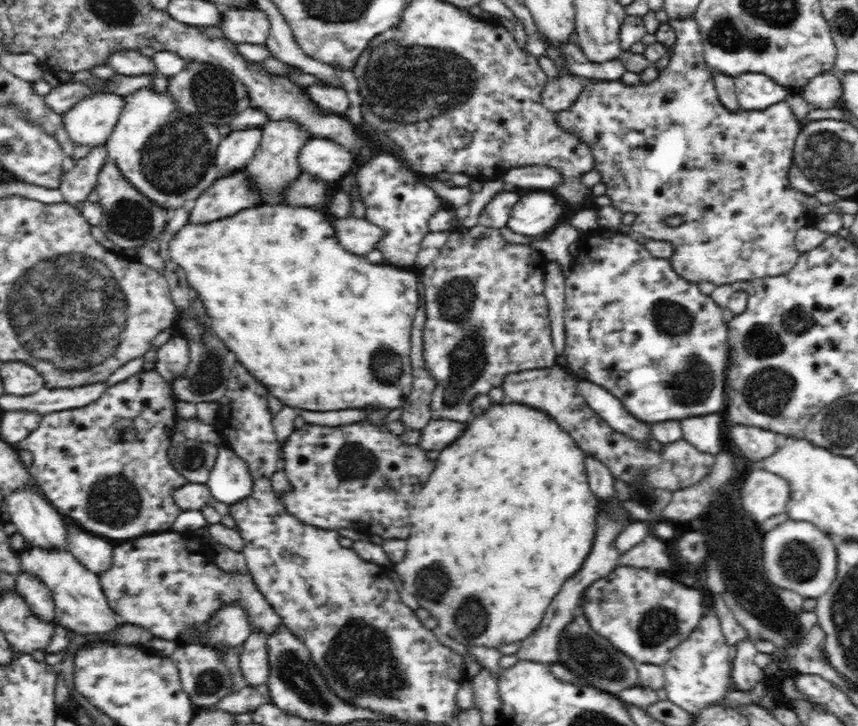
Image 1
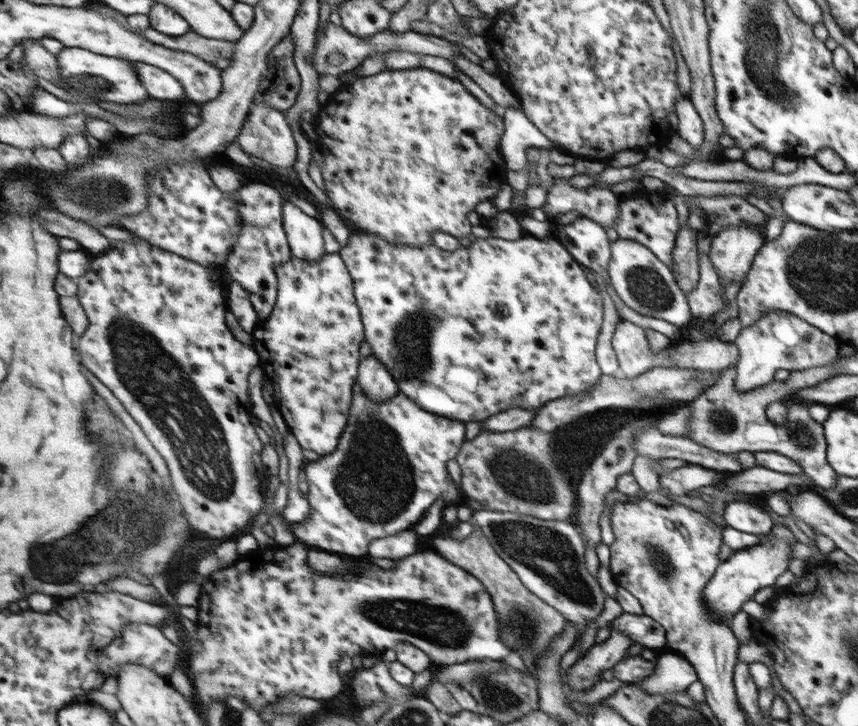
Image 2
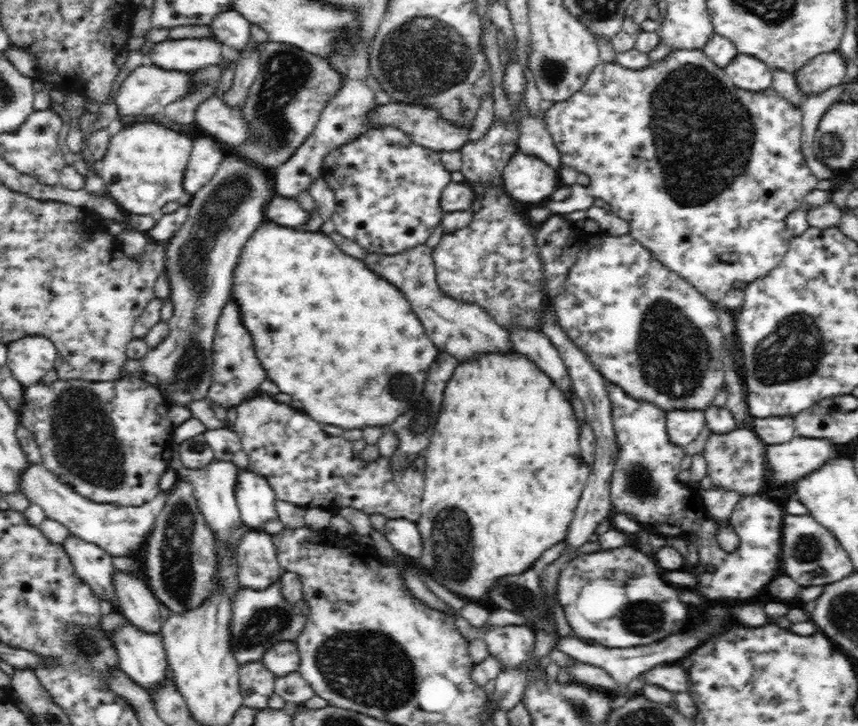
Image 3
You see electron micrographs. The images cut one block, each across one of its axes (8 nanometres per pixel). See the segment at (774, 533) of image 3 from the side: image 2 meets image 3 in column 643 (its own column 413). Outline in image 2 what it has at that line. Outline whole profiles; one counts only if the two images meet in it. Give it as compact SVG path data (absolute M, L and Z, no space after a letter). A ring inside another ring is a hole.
M362 390L355 391L355 404L352 405L350 417L351 422L343 434L339 449L307 465L312 519L303 524L294 523L291 530L297 542L306 544L312 550L342 552L356 556L366 554L368 544L374 538L398 534L402 530L412 528L412 524L416 524L424 510L430 508L438 498L448 500L450 505L456 502L461 492L454 486L446 470L446 462L454 456L459 456L459 450L466 440L466 425L465 422L424 410L415 400L402 392L388 401L372 401Z

